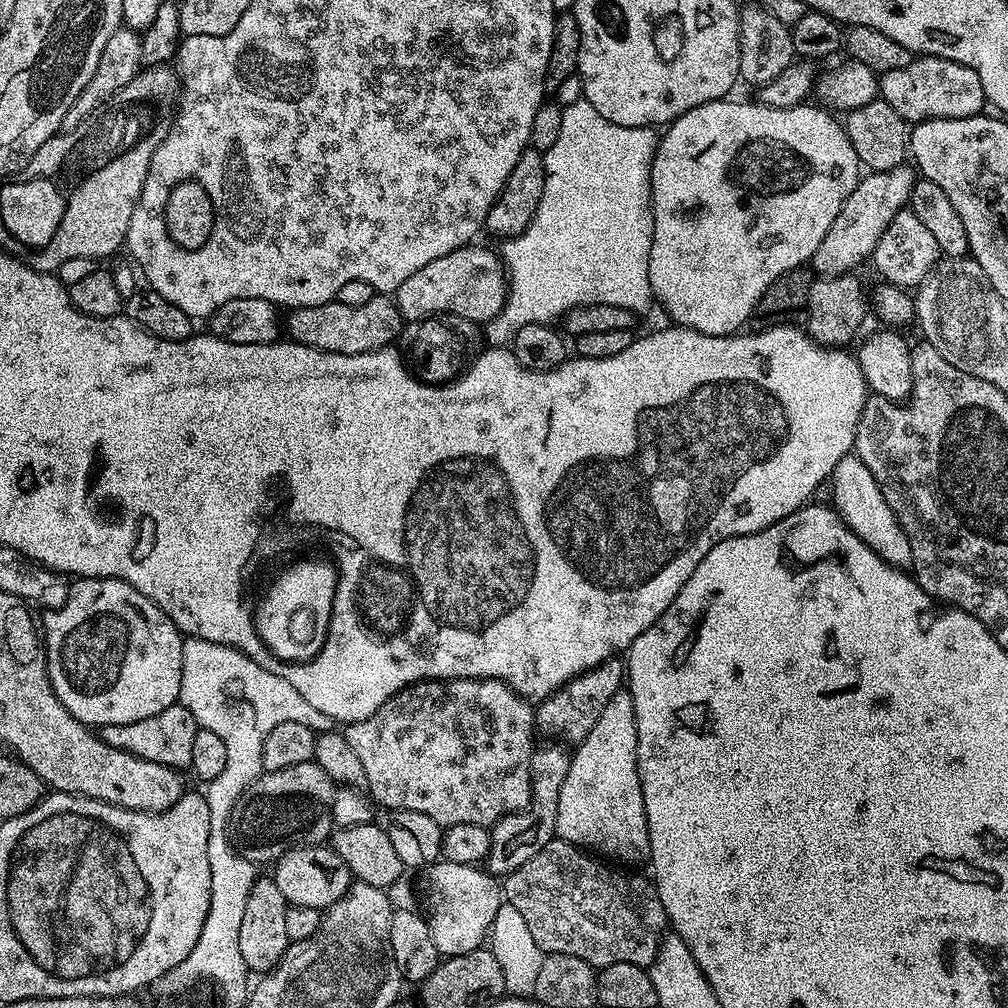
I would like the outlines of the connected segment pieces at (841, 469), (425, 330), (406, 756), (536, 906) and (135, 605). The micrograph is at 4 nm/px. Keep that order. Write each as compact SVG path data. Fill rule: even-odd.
M855 454L844 456L832 471L831 484L831 507L835 508L836 513L844 519L849 530L858 534L858 538L862 538L887 564L893 564L895 568L911 569L910 538L906 538L894 510L890 510L890 506L882 498L882 490L878 490L874 474L866 470L864 463Z
M428 316L425 320L414 320L405 323L400 329L398 337L398 351L413 376L422 384L435 384L443 386L456 379L464 369L480 355L482 351L482 328L481 325L470 322L466 318L457 316Z
M420 680L417 684L410 684L400 692L394 693L386 702L382 702L382 706L378 706L378 710L374 710L370 718L362 718L343 729L346 742L350 742L354 754L358 754L358 758L362 761L362 770L366 770L367 791L379 807L381 804L384 810L397 812L414 810L418 814L434 818L434 822L442 826L462 822L491 826L503 816L509 816L511 812L522 812L528 807L528 803L532 801L530 758L534 747L532 736L534 737L535 732L536 713L533 705L508 687L503 680Z
M554 838L542 846L542 850L538 850L538 854L526 862L526 866L518 866L518 870L506 877L502 884L502 896L522 914L531 937L545 954L574 954L574 958L582 958L582 962L597 970L614 966L614 962L630 962L639 968L648 968L654 962L660 942L666 935L668 915L658 898L655 883L647 875L631 876L628 872L631 871L609 866L603 859L577 845Z
M85 576L77 579L69 587L68 597L61 608L53 608L45 611L42 616L42 643L44 652L48 656L48 677L54 686L54 694L62 706L66 706L75 720L81 720L83 724L89 726L103 726L105 724L125 724L126 722L138 722L142 718L150 718L150 714L158 714L158 710L166 710L166 706L177 703L180 698L180 687L182 686L182 646L185 637L174 626L174 622L163 612L146 594L138 594L134 586L130 586L121 580L114 578L99 578L94 576Z

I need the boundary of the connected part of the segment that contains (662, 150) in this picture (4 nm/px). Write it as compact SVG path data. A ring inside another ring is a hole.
M733 98L712 100L702 106L694 106L686 114L682 114L663 129L659 137L656 153L652 159L650 170L650 190L652 191L652 221L654 234L650 246L650 286L657 305L668 311L669 321L679 327L692 328L702 334L711 336L731 336L739 333L740 328L749 319L753 319L756 304L766 294L766 286L774 282L774 278L782 278L790 270L807 265L817 250L822 238L830 230L836 212L839 211L846 198L854 190L862 176L862 165L858 154L854 154L854 146L850 142L844 125L831 111L823 107L811 108L805 102L793 108L772 108L768 104L753 102L739 104Z

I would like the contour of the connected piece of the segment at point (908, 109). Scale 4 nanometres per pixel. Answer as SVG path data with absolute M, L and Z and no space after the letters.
M917 55L906 66L880 76L879 99L885 100L906 122L979 116L985 102L982 82L974 70L937 56Z

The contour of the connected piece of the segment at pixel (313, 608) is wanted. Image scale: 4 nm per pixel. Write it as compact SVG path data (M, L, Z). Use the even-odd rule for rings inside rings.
M308 560L298 568L288 566L270 583L258 610L254 612L256 632L265 647L280 660L285 663L307 663L320 652L324 644L340 582L328 567ZM295 618L298 624L290 624Z

